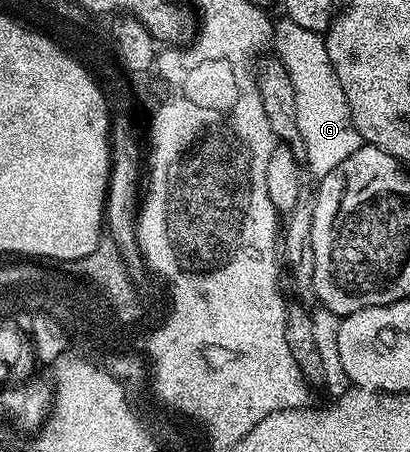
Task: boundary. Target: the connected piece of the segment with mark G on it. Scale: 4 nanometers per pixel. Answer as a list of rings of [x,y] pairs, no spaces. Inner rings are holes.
[[[283,16],[280,22],[274,23],[271,42],[285,72],[289,72],[289,80],[293,80],[297,128],[301,132],[301,140],[305,140],[306,169],[311,169],[316,179],[324,178],[337,168],[337,164],[341,164],[341,160],[349,160],[349,156],[353,156],[361,145],[349,100],[345,100],[345,88],[341,88],[337,72],[333,72],[333,60],[329,60],[327,39],[323,34],[309,32],[309,28],[301,28],[301,24],[293,24],[293,20]]]

